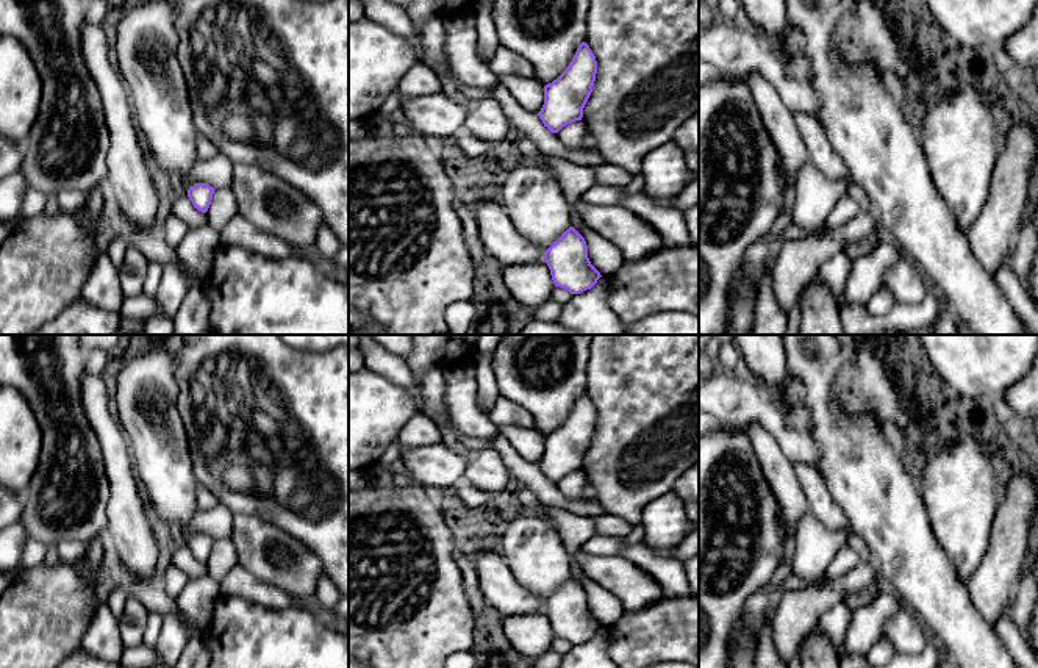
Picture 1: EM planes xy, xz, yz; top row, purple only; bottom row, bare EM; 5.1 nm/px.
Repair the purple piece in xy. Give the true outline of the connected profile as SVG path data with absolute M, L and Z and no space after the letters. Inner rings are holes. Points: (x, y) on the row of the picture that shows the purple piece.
M195 183L188 189L188 197L194 208L206 213L213 200L214 189L216 188L209 186L208 183Z

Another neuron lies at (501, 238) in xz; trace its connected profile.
M480 200L471 210L488 255L503 268L544 261L546 250L517 232L502 202Z

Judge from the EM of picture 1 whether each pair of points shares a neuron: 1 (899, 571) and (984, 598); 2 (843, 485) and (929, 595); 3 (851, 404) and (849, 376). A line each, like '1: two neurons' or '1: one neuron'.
1: two neurons
2: one neuron
3: one neuron

